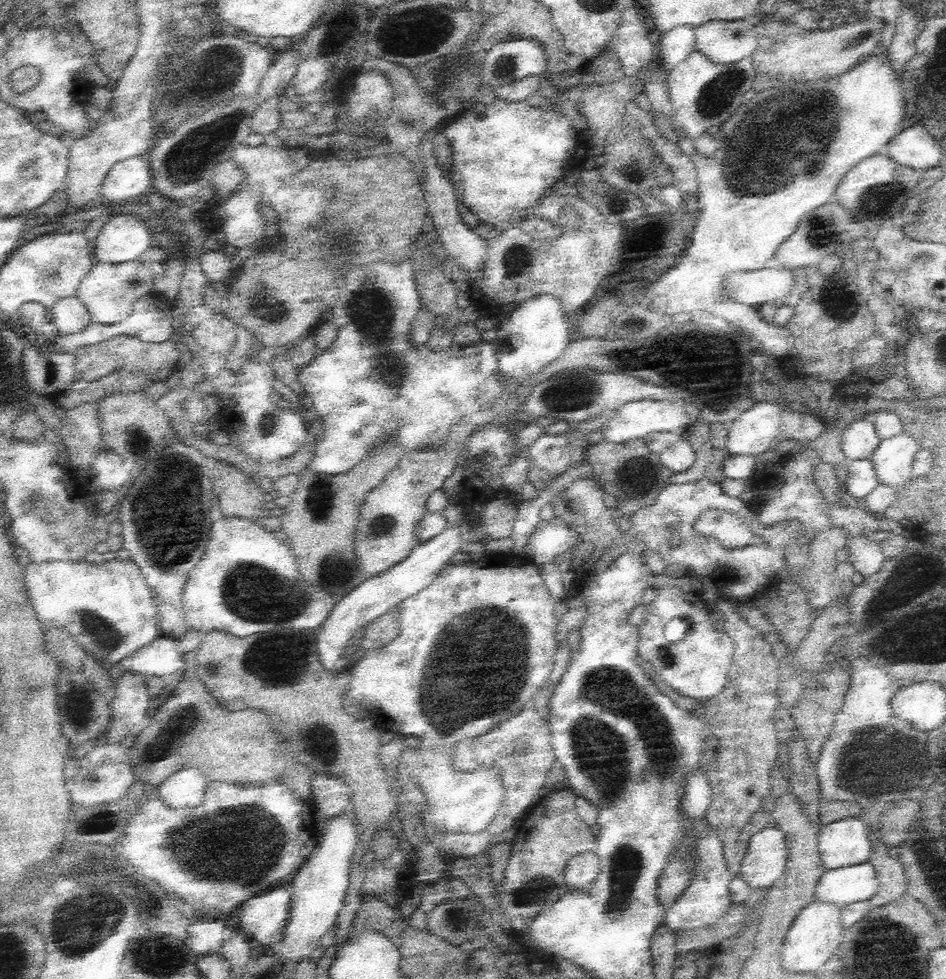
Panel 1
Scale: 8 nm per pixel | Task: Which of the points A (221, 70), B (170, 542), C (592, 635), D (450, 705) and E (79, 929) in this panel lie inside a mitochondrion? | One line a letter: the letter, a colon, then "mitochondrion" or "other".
A: mitochondrion
B: mitochondrion
C: other
D: mitochondrion
E: mitochondrion

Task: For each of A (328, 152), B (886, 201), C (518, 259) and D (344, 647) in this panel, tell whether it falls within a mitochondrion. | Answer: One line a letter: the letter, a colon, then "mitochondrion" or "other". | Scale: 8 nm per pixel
A: other
B: other
C: mitochondrion
D: other

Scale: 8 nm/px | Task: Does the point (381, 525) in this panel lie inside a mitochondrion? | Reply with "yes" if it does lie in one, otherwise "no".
yes

